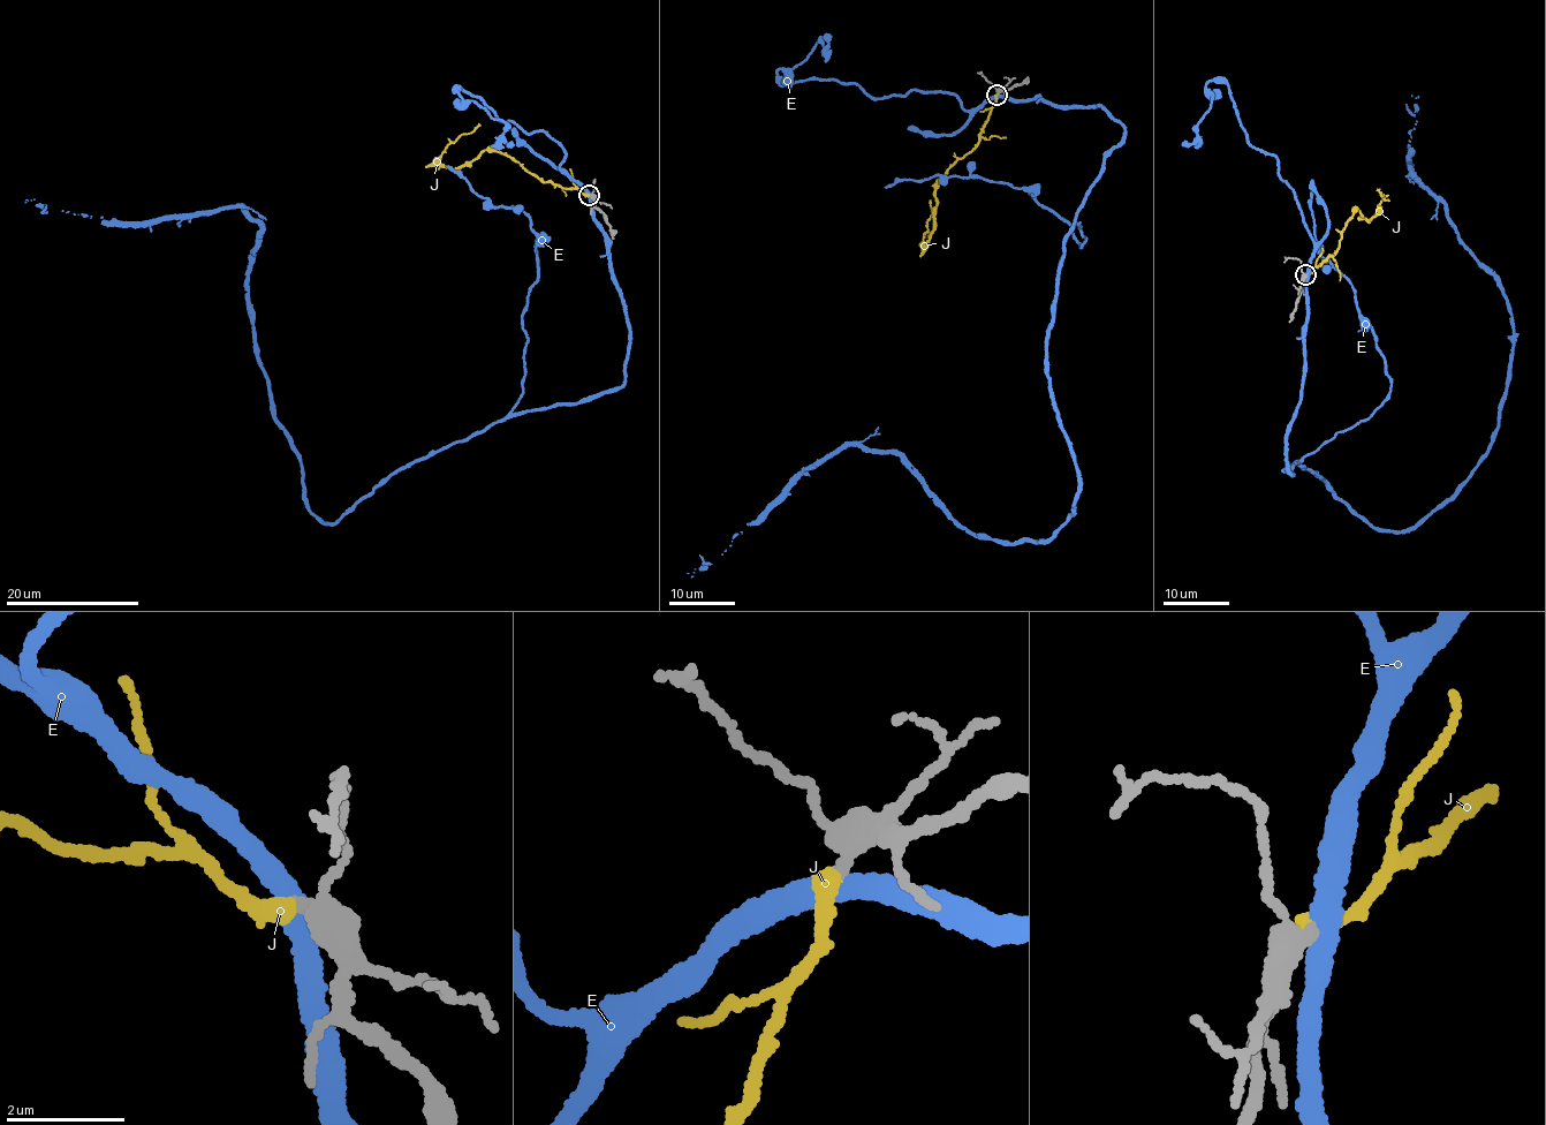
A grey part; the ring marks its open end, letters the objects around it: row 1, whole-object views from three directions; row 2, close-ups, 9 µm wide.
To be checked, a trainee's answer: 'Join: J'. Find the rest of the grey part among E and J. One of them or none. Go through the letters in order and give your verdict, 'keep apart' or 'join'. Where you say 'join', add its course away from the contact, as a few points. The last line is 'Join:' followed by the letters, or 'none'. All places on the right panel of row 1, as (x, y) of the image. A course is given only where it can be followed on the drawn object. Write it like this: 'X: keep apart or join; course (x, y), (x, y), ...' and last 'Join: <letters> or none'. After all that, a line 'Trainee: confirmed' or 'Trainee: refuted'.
E: keep apart
J: join; course (1305, 276), (1338, 251), (1343, 229), (1358, 210), (1366, 219), (1376, 217), (1384, 199), (1377, 190)
Join: J
Trainee: confirmed

